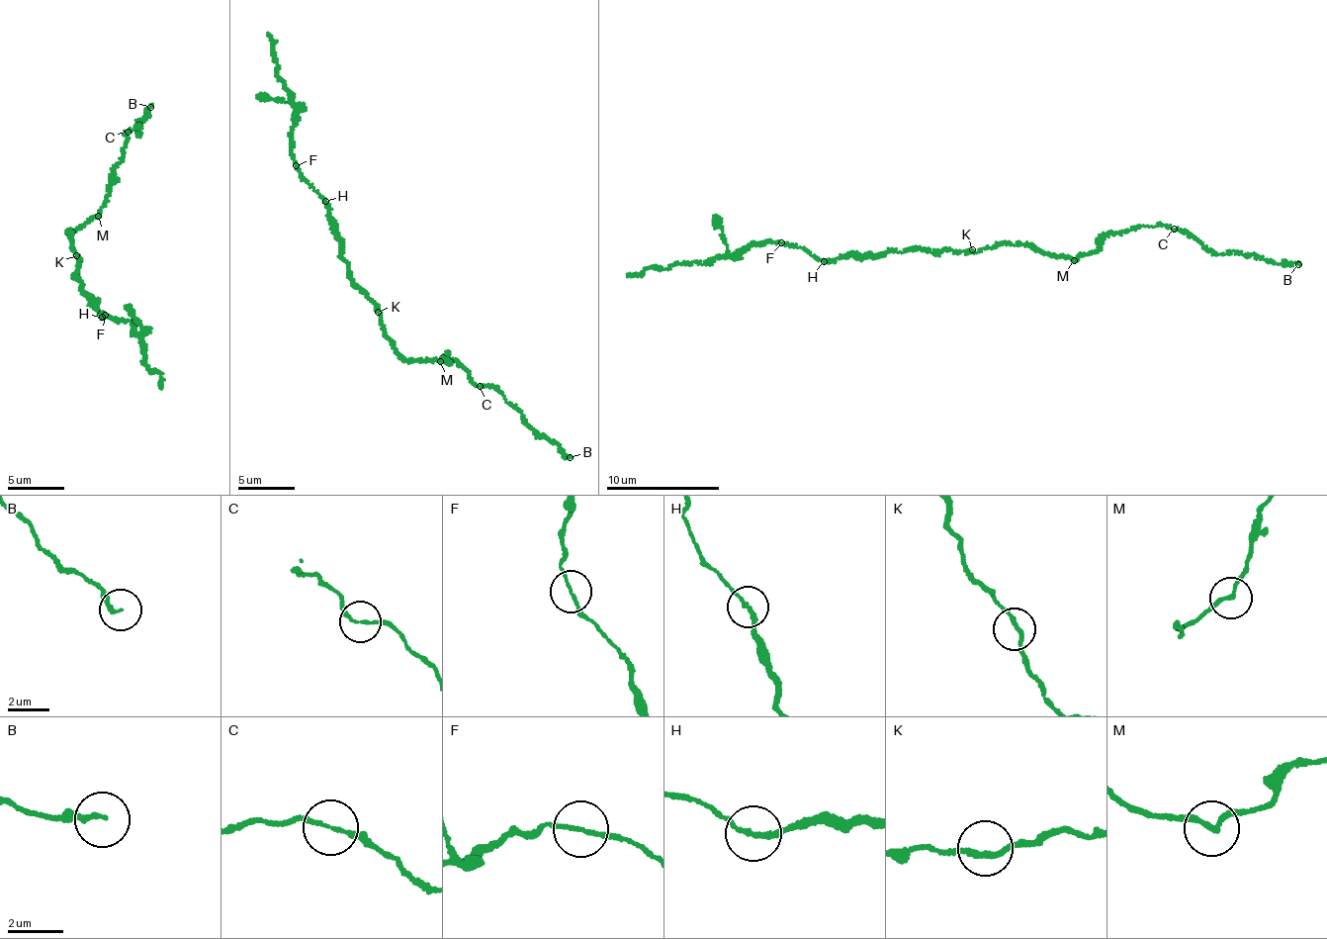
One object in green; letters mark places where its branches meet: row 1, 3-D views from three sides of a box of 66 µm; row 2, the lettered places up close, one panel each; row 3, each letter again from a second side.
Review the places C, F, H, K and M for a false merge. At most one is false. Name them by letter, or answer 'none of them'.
none of them

